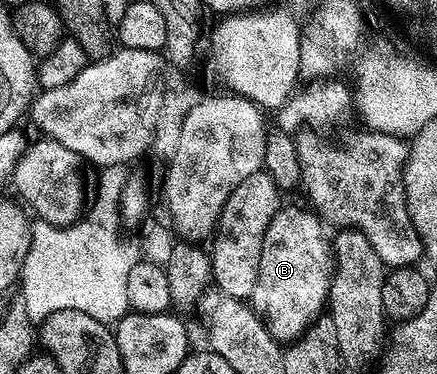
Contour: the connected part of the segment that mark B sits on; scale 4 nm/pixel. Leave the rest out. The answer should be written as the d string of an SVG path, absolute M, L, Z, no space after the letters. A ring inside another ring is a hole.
M285 205L266 228L265 239L262 240L261 264L258 268L257 287L250 299L257 314L268 325L268 331L281 344L291 343L300 337L312 322L319 317L327 307L328 293L332 283L332 248L329 235L324 235L326 226L311 209L299 210L296 206Z

